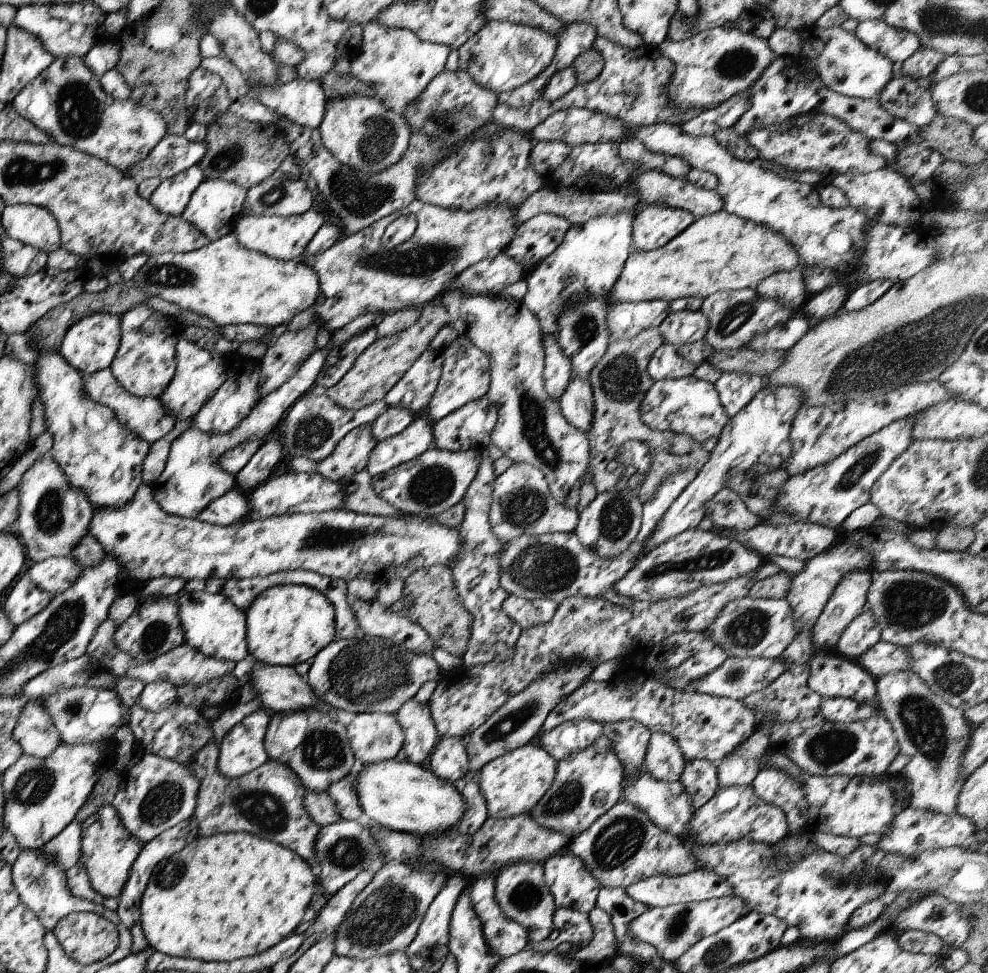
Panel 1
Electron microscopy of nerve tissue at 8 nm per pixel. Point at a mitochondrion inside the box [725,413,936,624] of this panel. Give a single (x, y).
(853, 475)

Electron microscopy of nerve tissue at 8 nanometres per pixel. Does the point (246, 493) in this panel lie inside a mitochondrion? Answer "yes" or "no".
no

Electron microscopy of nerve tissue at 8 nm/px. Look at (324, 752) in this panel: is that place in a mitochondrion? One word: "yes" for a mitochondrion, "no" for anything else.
yes

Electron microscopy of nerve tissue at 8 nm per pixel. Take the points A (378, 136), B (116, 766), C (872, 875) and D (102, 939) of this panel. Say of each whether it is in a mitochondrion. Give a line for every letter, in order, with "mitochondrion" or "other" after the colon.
A: mitochondrion
B: other
C: mitochondrion
D: mitochondrion

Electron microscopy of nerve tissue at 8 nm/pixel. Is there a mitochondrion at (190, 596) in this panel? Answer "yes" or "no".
no

